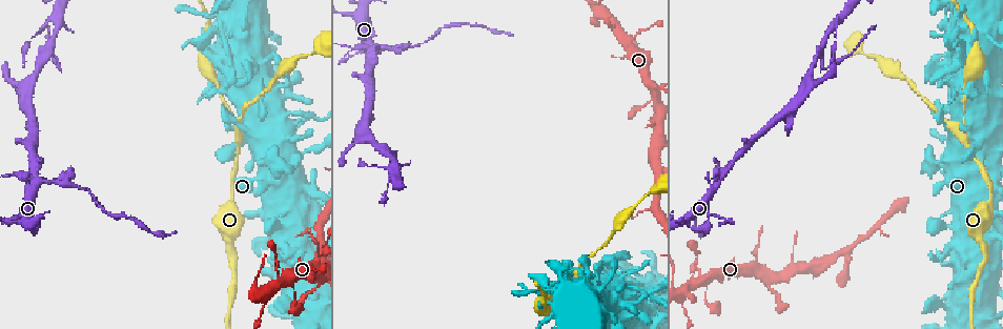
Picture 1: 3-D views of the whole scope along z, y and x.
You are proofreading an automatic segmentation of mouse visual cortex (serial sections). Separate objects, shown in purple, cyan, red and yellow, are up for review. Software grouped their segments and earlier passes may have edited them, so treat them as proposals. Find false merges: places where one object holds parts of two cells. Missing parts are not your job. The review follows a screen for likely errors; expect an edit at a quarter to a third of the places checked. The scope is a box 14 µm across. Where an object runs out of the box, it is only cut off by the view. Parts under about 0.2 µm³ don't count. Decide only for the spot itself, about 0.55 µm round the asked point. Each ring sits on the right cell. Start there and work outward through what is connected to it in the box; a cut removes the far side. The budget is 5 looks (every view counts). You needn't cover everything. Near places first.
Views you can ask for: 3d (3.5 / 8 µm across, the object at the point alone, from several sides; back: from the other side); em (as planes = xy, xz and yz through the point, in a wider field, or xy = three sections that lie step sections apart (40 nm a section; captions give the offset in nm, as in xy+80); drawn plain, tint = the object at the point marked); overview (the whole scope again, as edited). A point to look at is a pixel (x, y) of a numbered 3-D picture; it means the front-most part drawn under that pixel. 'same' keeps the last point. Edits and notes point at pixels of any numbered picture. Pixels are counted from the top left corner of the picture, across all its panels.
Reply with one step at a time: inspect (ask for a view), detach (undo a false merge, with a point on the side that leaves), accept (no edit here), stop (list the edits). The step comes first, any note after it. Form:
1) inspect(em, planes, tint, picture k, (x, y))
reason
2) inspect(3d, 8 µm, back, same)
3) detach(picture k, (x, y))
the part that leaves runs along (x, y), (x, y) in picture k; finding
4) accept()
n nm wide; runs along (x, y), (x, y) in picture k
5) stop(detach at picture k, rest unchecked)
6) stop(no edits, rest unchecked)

inspect(3d, 8 µm, picture 1, (276, 180))

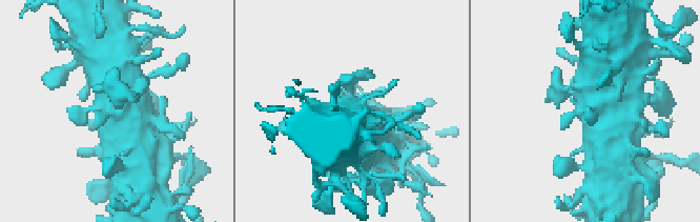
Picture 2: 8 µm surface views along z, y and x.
inspect(em, planes, tint, picture 2, (121, 112))

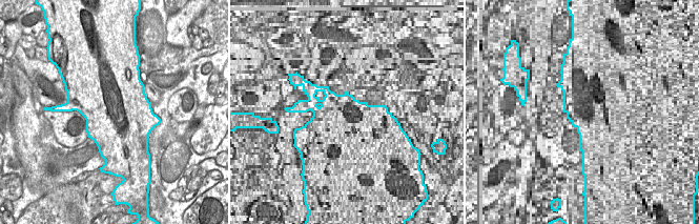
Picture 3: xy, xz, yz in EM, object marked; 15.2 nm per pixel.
accept()
runs along (595, 104), (592, 112), (567, 120) in picture 2; all the same cell

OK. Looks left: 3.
inspect(3d, 3.5 µm, back, picture 1, (990, 25))

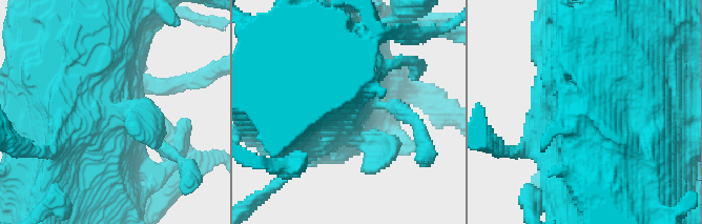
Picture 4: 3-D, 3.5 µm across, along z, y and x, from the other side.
inspect(em, xy, step 5, tint, picture 4, (99, 110))

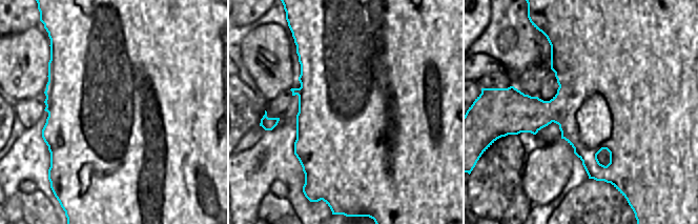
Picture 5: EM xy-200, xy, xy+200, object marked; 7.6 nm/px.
accept()
runs along (623, 143), (623, 68), (672, 43) in picture 4; one cell here

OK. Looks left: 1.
stop(no edits, rest unchecked)

